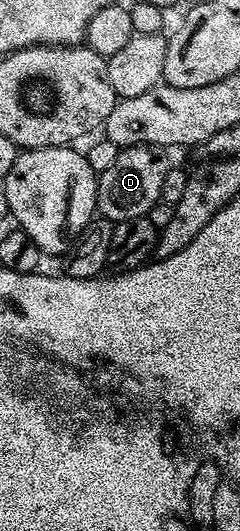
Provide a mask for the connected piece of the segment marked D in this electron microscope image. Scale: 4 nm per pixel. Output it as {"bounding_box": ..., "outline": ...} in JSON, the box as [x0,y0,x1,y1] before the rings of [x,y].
{"bounding_box":[97,144,169,224],"outline":[[[138,144],[118,149],[115,164],[100,171],[97,179],[97,214],[116,224],[123,220],[146,217],[156,202],[162,201],[169,162],[164,149]]]}

